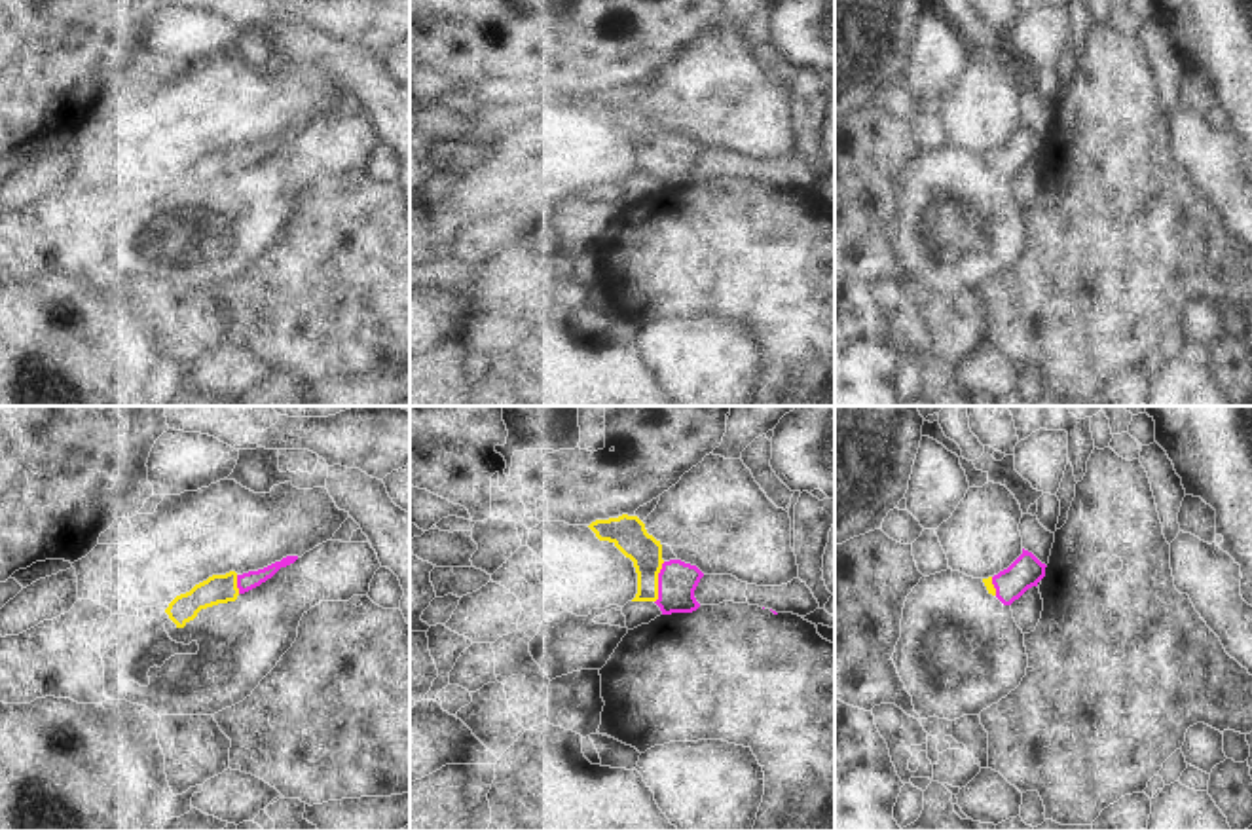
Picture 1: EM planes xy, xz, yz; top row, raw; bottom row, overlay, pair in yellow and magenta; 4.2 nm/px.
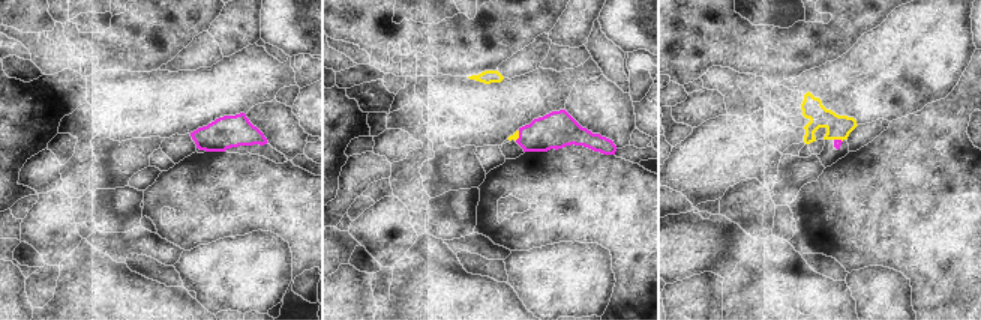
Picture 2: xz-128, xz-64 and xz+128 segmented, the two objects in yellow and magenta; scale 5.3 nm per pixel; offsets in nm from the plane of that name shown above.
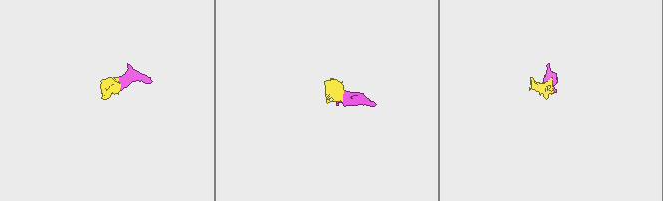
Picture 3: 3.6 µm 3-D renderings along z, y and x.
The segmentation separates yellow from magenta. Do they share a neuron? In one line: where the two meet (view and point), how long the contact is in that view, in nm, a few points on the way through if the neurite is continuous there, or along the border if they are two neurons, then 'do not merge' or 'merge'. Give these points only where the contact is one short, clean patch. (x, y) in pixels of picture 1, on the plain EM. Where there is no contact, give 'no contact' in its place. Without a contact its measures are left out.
contact xz (657, 158); length 180 nm; way xz (628, 109), (645, 128), (657, 158), (678, 156); merge

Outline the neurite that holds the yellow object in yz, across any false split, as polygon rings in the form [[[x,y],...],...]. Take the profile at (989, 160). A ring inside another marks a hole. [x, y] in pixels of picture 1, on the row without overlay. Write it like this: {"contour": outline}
{"contour": [[[1022,123],[1022,129],[1003,146],[994,152],[983,154],[988,169],[996,171],[1003,180],[1011,180],[1028,163],[1038,161],[1045,152],[1045,138],[1032,127]]]}

